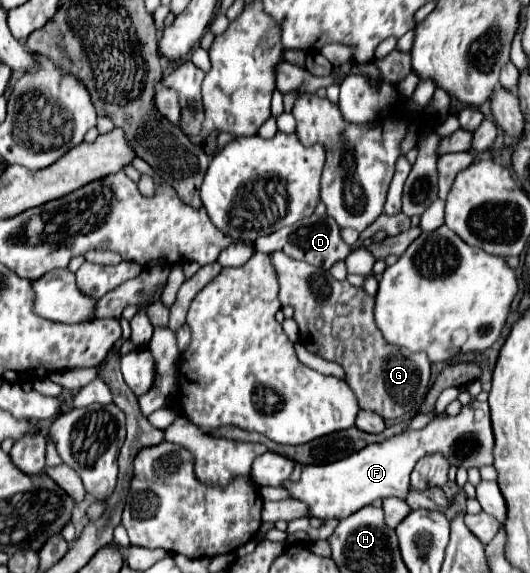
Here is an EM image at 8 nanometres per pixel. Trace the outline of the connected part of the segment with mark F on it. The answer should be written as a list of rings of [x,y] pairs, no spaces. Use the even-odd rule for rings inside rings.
[[[475,399],[473,403],[465,405],[455,417],[435,417],[423,429],[403,431],[381,443],[367,445],[341,461],[329,465],[303,465],[301,479],[297,483],[285,481],[283,485],[289,489],[293,499],[301,499],[311,507],[309,517],[345,519],[355,511],[363,509],[365,505],[371,505],[375,499],[407,499],[409,475],[421,457],[441,453],[445,455],[449,465],[463,469],[481,469],[485,465],[493,465],[493,443],[495,439],[491,431],[489,405]]]

